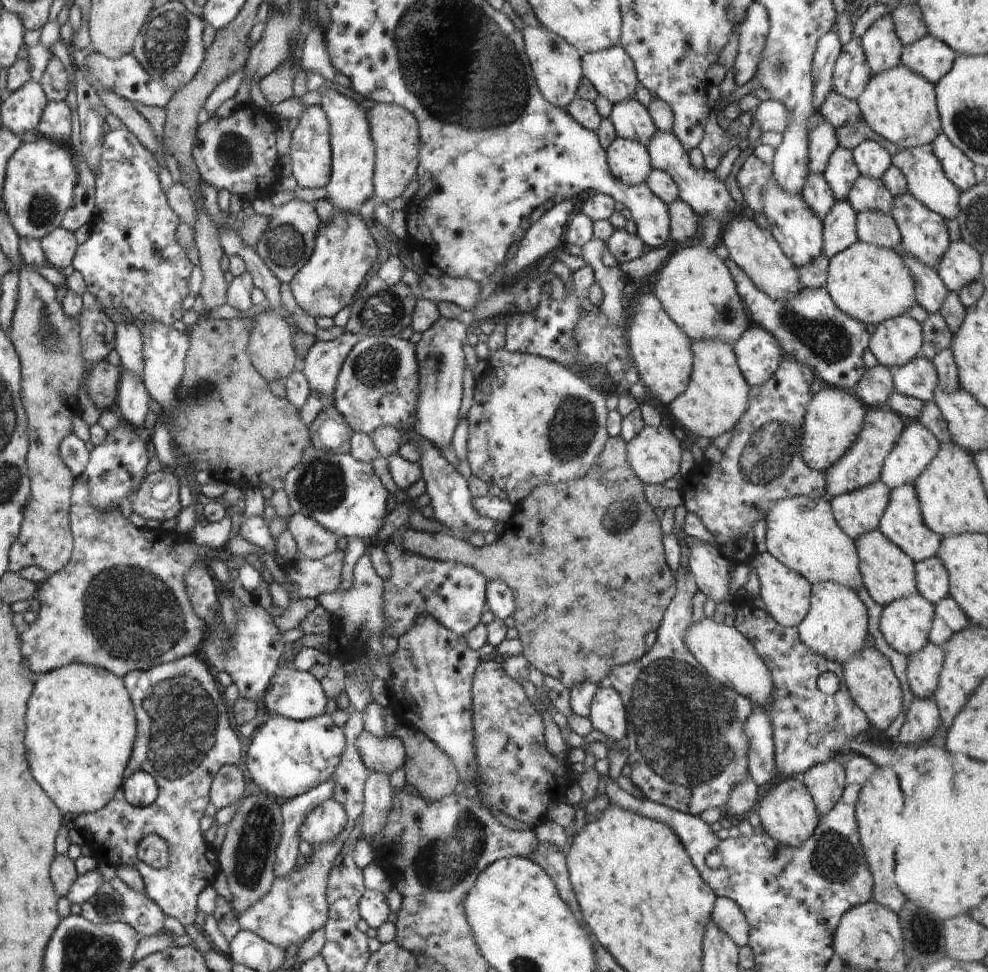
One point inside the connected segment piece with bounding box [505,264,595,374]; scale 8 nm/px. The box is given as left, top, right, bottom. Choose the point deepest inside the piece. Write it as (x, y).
(548, 331)

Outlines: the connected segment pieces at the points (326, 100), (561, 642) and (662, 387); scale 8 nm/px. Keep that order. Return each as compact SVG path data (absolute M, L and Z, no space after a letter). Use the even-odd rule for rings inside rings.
M312 74L308 78L308 91L322 90L321 106L324 108L330 122L330 140L332 142L332 176L330 177L329 184L326 185L328 197L326 197L334 208L340 212L346 212L346 215L356 212L356 208L372 196L372 172L374 172L374 142L370 138L370 127L368 126L368 116L366 110L359 105L360 102L352 100L352 97L344 96L344 93L336 91L336 89L329 83L329 78L322 78L320 74Z
M620 435L616 438L609 437L602 452L598 455L597 461L591 465L584 476L568 482L540 485L530 491L521 501L518 501L513 505L514 512L512 513L511 518L505 522L503 531L499 534L498 540L494 543L478 548L472 546L464 539L456 540L456 537L454 536L438 533L438 548L440 548L440 554L446 552L446 556L452 558L452 561L457 563L464 562L464 565L471 566L477 571L482 572L482 574L486 575L486 578L489 578L491 581L502 581L513 590L515 604L517 606L513 617L515 618L515 627L519 632L519 639L523 646L523 651L521 653L528 659L529 664L534 666L538 672L557 678L559 681L562 681L562 684L564 684L566 688L571 689L572 687L581 685L586 681L592 681L593 683L601 685L606 682L608 664L610 664L610 668L613 668L614 665L623 665L629 662L634 662L634 658L642 656L647 651L644 636L646 636L650 631L656 631L659 628L662 616L664 612L666 612L666 608L668 608L672 597L675 596L675 592L677 591L676 577L666 562L665 548L663 547L664 534L661 529L660 518L656 516L654 513L655 508L650 506L650 503L645 497L644 485L645 484L638 478L638 475L632 470L632 467L628 462L627 442ZM532 542L538 542L538 548L532 548ZM592 598L594 598L594 602L598 602L598 606L604 606L604 608L608 608L606 602L612 602L612 610L608 608L608 612L612 614L612 620L616 620L616 622L612 622L612 626L616 626L618 632L620 632L620 626L624 626L624 624L628 624L628 628L634 630L636 620L642 622L642 630L640 630L638 636L628 638L628 640L630 640L628 644L624 644L624 642L618 644L618 646L624 648L624 650L622 650L624 658L632 658L632 660L618 660L618 658L614 658L614 660L610 660L610 662L608 662L608 660L600 660L600 646L586 646L586 648L590 648L590 650L578 650L578 646L574 648L574 646L572 646L572 640L568 640L568 638L572 638L572 636L566 634L566 632L568 632L568 620L570 620L570 616L574 616L574 612L580 610L580 612L576 612L576 620L580 620L578 626L584 628L584 624L588 622L588 618L586 618L584 614L588 612L588 604L592 602Z
M654 292L638 294L631 303L627 339L640 381L662 404L670 404L690 382L693 354L691 340L666 314Z

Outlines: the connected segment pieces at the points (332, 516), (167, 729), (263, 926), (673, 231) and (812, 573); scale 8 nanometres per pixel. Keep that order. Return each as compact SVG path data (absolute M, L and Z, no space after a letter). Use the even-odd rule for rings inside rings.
M311 444L286 475L284 490L291 512L313 518L339 537L376 538L386 516L388 491L384 483L372 472L371 463L355 459L349 452L317 450Z
M186 655L152 669L133 670L126 676L125 686L130 686L130 694L134 694L133 706L138 706L138 746L133 746L134 762L130 762L130 770L125 770L126 779L136 771L151 774L157 782L158 796L148 806L135 807L126 800L125 792L122 791L104 809L78 815L76 828L85 844L90 847L91 856L98 862L114 867L133 866L143 878L146 896L161 908L162 913L176 918L183 926L196 925L194 919L199 892L210 887L210 880L217 876L219 863L216 852L204 840L200 818L204 816L204 810L211 801L210 789L216 774L224 765L238 767L240 764L240 742L230 726L222 694L216 690L212 674L204 666L204 662L198 660L198 656ZM152 833L160 835L170 846L170 862L163 869L152 868L137 857L137 846L145 836Z
M346 834L329 844L312 846L312 856L306 858L303 868L294 867L285 877L274 877L266 895L236 915L240 928L260 935L264 940L286 950L291 944L302 944L318 929L324 928L328 920L329 874L339 860Z
M680 198L671 202L668 206L671 224L669 238L681 246L694 241L700 218L693 211L693 208Z
M804 495L788 497L774 504L765 520L767 551L786 568L801 574L811 585L832 581L854 592L862 586L855 542L836 522L828 501Z

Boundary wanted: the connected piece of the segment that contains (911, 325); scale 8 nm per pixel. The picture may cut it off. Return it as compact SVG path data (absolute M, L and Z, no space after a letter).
M910 315L888 319L871 329L869 349L881 365L891 370L908 364L923 347L921 324Z

